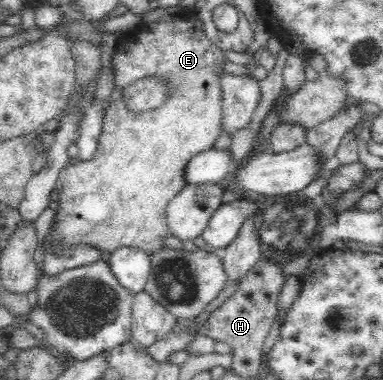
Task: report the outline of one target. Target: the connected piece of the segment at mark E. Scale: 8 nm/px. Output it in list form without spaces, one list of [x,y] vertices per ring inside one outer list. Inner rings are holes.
[[[200,20],[178,22],[154,22],[152,28],[144,32],[144,44],[116,42],[114,55],[110,58],[111,72],[114,74],[114,88],[104,104],[102,132],[94,158],[80,161],[74,166],[60,171],[56,189],[56,215],[48,234],[42,240],[42,250],[58,252],[56,246],[72,248],[78,244],[88,244],[102,252],[114,252],[120,247],[134,247],[147,252],[170,254],[164,240],[170,235],[166,225],[167,206],[185,186],[184,167],[192,156],[212,148],[222,130],[222,89],[219,72],[222,68],[223,52],[216,47],[202,30]],[[157,76],[171,80],[173,94],[165,106],[152,113],[132,113],[125,109],[122,90],[140,78]]]

